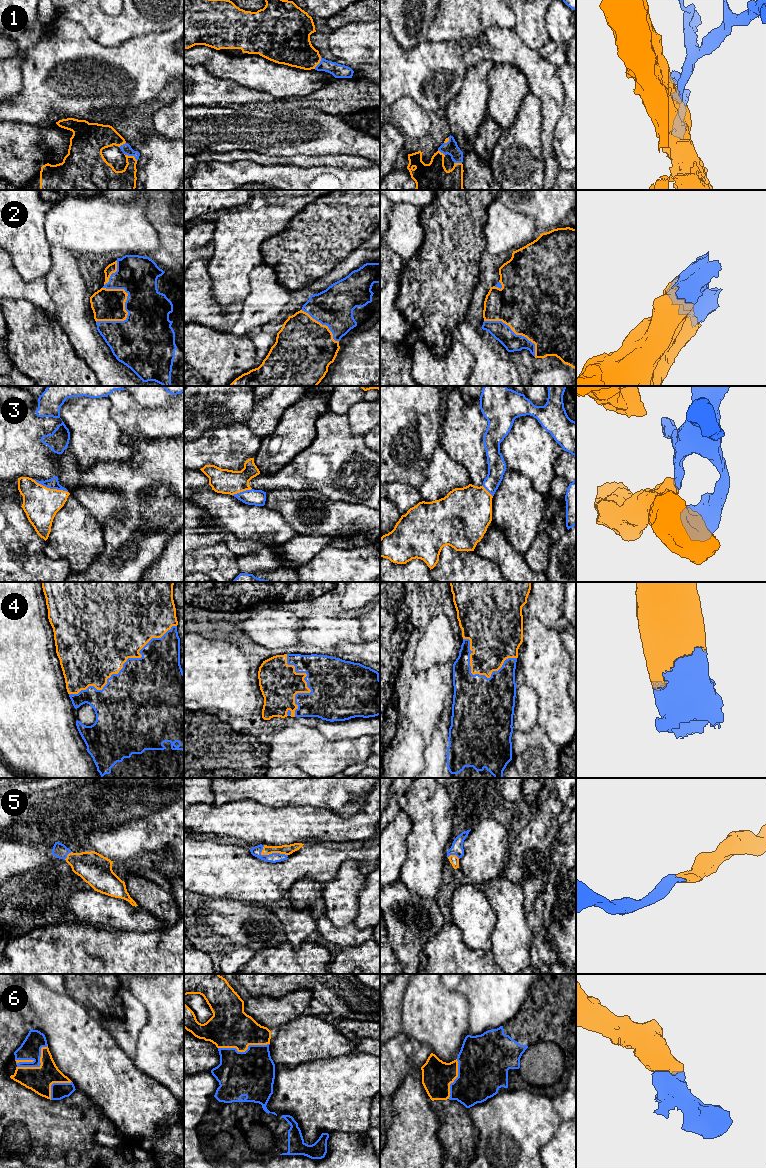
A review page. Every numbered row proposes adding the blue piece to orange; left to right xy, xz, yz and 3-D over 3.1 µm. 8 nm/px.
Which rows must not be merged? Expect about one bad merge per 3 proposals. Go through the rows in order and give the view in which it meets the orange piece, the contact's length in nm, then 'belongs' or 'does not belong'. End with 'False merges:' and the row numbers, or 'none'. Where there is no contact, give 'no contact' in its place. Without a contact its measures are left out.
1: meets orange in xy; contact 130 nm long; belongs
2: meets orange in xy; contact 360 nm long; belongs
3: meets orange in xy; contact 300 nm long; belongs
4: meets orange in xy; contact 1000 nm long; belongs
5: meets orange in xz; contact 220 nm long; belongs
6: meets orange in xz; contact 420 nm long; belongs
False merges: none

